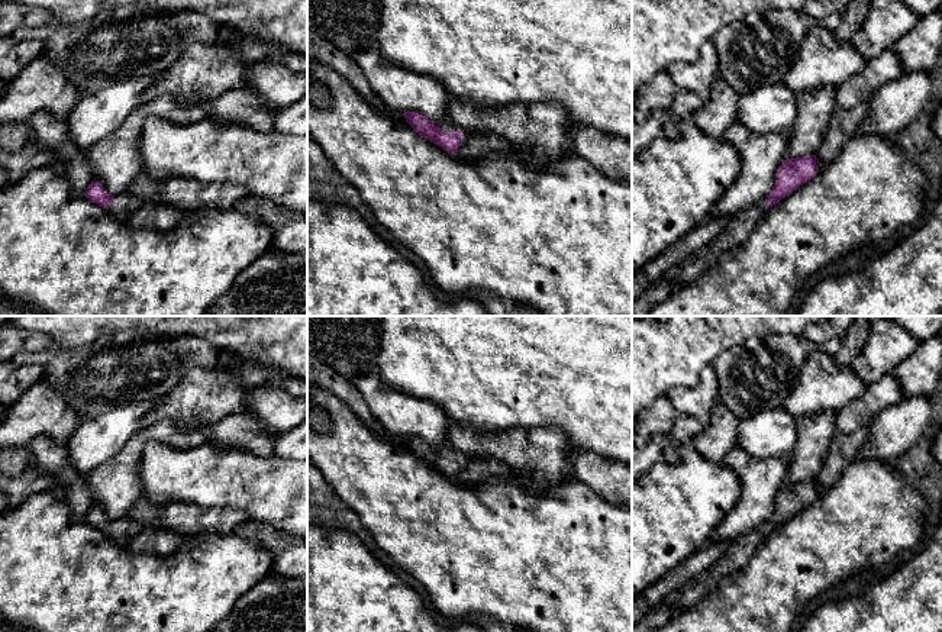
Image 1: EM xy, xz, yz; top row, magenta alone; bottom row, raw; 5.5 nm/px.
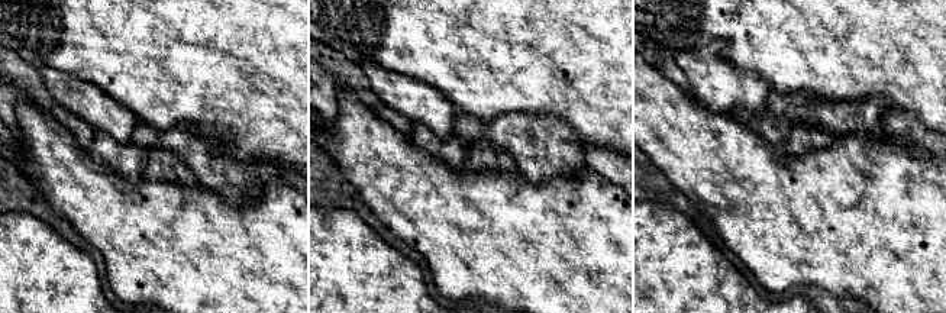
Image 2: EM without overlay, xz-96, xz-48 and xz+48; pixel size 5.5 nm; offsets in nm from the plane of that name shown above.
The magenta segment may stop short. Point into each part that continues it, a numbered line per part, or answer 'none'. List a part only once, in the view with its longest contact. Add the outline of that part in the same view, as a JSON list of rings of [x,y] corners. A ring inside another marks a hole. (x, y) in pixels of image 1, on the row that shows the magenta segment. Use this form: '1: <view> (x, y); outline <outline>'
1: xz (447, 125); outline [[[445,116],[442,120],[433,122],[433,125],[439,126],[443,132],[455,132],[455,130],[458,130],[457,125],[448,116]]]

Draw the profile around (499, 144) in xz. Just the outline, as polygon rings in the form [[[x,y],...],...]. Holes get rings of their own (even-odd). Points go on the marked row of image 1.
[[[467,130],[458,148],[458,157],[467,161],[478,161],[493,152],[506,155],[510,148],[510,142],[500,135]]]

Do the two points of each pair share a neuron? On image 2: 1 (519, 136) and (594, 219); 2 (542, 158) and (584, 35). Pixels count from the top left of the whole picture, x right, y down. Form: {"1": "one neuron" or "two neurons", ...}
{"1": "two neurons", "2": "two neurons"}

